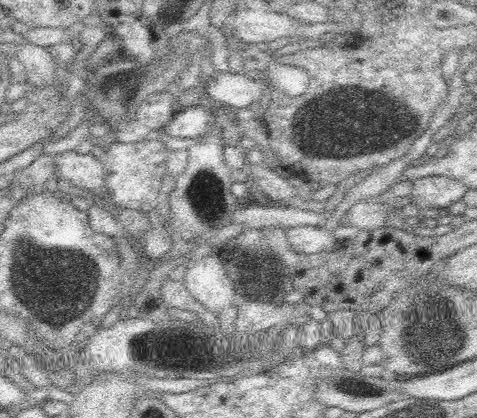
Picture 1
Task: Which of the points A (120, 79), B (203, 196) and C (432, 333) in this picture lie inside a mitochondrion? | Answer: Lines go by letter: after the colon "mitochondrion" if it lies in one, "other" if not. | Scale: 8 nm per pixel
A: other
B: mitochondrion
C: mitochondrion

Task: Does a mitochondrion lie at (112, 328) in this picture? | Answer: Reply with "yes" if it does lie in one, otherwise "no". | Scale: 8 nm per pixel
no

